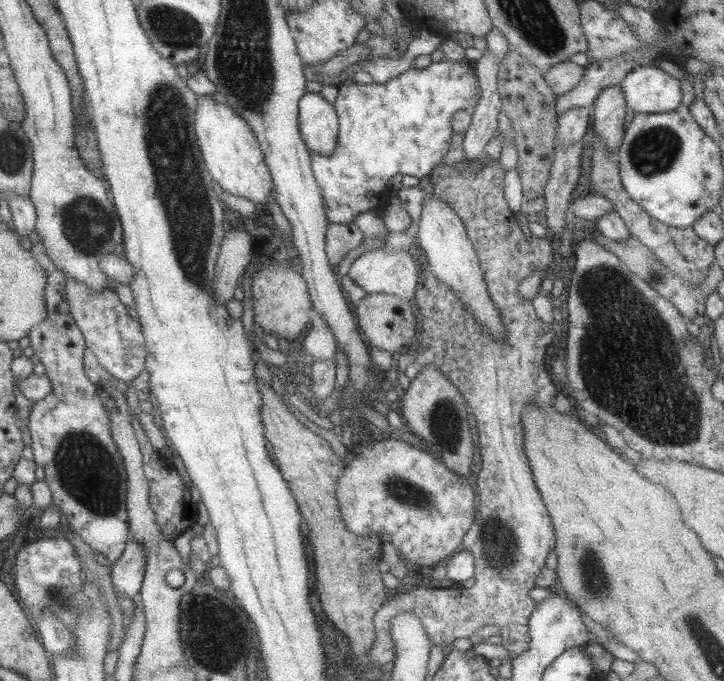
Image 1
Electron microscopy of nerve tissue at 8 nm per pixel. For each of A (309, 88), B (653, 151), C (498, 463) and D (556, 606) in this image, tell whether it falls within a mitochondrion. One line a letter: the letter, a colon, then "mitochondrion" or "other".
A: other
B: mitochondrion
C: other
D: other

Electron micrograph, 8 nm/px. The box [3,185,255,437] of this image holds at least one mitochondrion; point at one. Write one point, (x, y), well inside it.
(88, 225)

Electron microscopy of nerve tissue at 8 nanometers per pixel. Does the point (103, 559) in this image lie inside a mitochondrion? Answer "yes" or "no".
no

